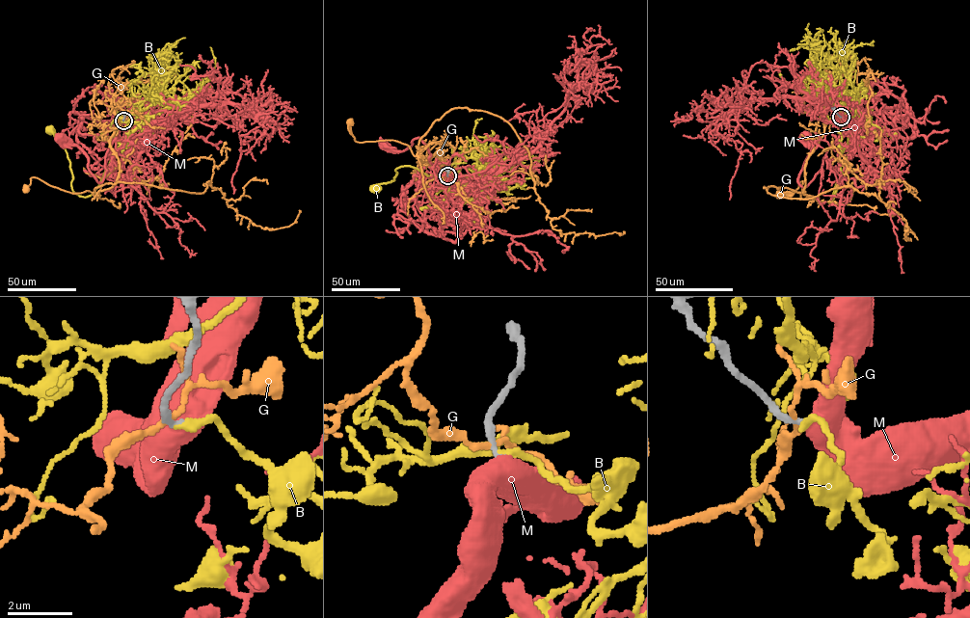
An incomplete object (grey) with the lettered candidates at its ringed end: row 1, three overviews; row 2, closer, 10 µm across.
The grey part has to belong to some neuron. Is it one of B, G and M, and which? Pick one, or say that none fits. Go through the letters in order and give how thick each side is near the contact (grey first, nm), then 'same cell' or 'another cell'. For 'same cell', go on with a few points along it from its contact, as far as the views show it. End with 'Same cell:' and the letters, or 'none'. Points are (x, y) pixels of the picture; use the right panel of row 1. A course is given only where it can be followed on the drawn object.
B: 200 nm thick on the grey side, 180 nm on the other; same cell; it runs (841, 117), (845, 122), (850, 120), (851, 133), (840, 156), (840, 181), (829, 202), (855, 128)
G: 240 nm thick on the grey side, 150 nm on the other; another cell
M: 190 nm thick on the grey side, 750 nm on the other; another cell
Same cell: B

